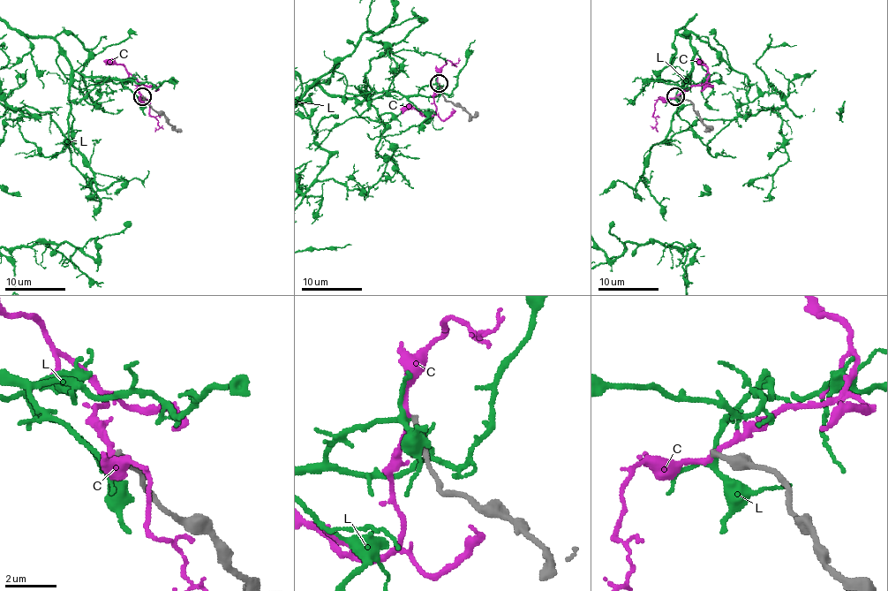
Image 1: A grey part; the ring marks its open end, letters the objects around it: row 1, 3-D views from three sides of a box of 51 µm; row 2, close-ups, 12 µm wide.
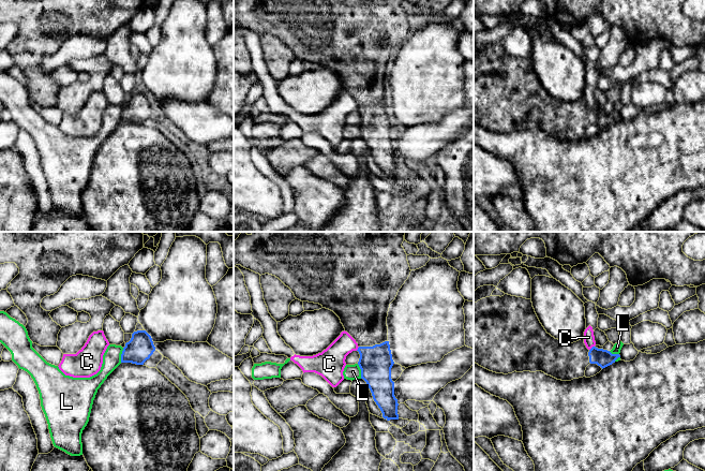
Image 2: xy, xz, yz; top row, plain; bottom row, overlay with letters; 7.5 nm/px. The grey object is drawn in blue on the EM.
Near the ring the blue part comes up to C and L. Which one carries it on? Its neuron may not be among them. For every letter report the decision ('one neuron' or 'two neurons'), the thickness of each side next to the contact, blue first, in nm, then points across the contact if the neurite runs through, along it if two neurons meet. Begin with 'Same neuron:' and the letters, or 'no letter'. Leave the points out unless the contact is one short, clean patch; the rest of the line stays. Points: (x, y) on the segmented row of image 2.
Same neuron: no letter
C: two neurons; calibres 130 and 80 nm; border yz (594, 346), (589, 350)
L: two neurons; calibres 200 and 140 nm; border xy (123, 348), (120, 354), (120, 362)

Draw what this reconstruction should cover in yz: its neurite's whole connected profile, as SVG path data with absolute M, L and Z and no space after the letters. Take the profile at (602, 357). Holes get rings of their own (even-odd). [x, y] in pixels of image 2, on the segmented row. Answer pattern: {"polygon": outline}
{"polygon": "M505 294L474 304L474 363L490 371L504 374L542 371L557 380L571 381L585 377L589 364L597 364L603 369L618 357L619 354L596 347L588 350L584 339L573 343L555 339L540 323L531 299Z"}

